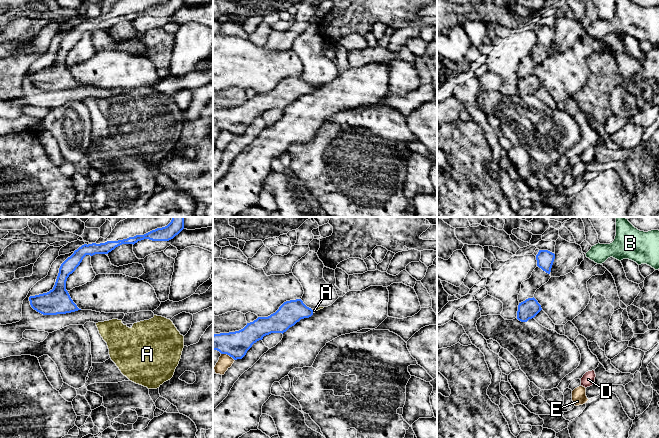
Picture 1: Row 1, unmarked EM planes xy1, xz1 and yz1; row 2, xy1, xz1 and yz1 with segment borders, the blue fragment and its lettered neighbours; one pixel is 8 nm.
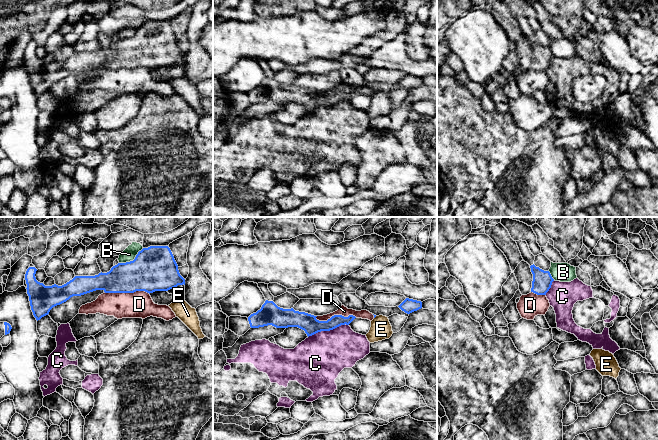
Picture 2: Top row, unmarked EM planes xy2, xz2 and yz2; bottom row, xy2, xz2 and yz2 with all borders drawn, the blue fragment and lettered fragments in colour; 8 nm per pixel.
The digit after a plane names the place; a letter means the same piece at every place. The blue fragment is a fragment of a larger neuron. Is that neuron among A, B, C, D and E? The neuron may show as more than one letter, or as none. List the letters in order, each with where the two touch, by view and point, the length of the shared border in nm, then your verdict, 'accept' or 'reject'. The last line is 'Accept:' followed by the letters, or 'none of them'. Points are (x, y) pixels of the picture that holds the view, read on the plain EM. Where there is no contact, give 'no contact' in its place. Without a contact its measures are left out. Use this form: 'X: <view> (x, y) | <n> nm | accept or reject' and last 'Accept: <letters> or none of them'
A: xz1 (312, 87) | 40 nm | accept
B: xy2 (133, 36) | 240 nm | reject
C: xz2 (328, 106) | 340 nm | reject
D: xy2 (127, 68) | 360 nm | reject
E: xz1 (228, 130) | 130 nm | reject
Accept: A

